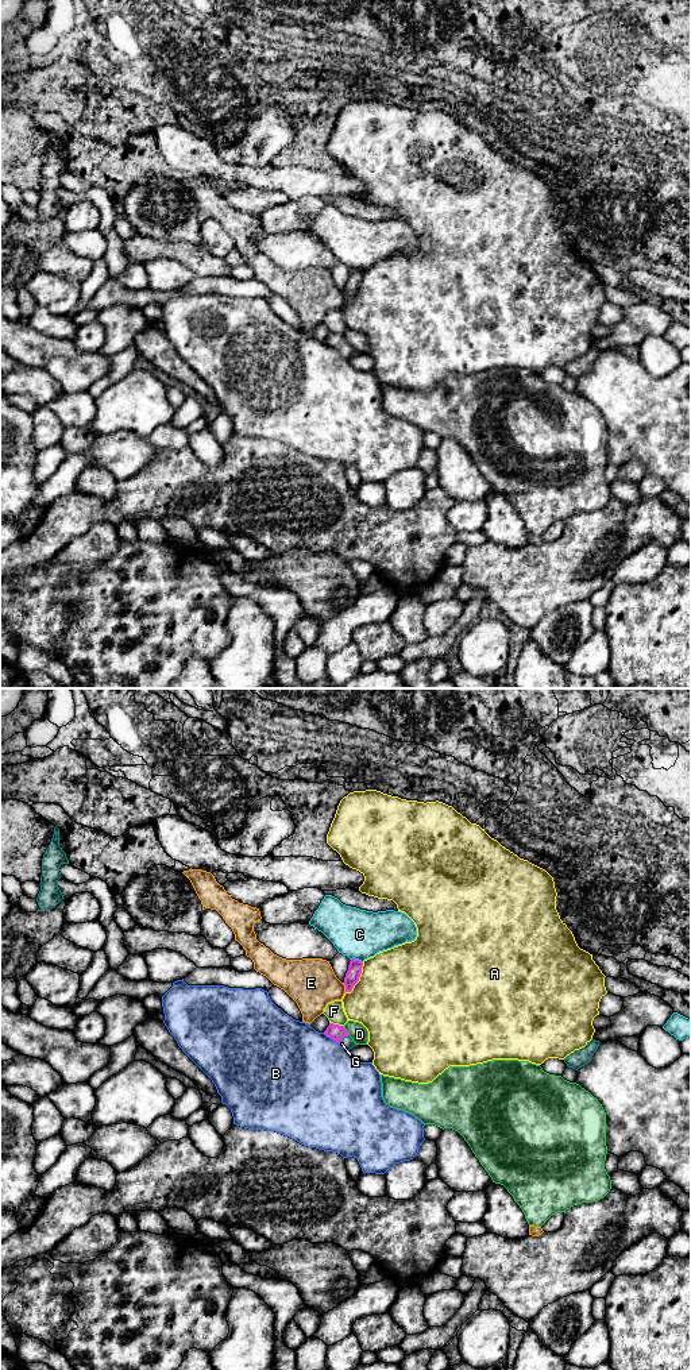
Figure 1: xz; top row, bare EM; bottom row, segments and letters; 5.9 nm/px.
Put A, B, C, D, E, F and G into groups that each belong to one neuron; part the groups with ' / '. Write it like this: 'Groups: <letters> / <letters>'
Groups: A / B / C / D / E / F / G

